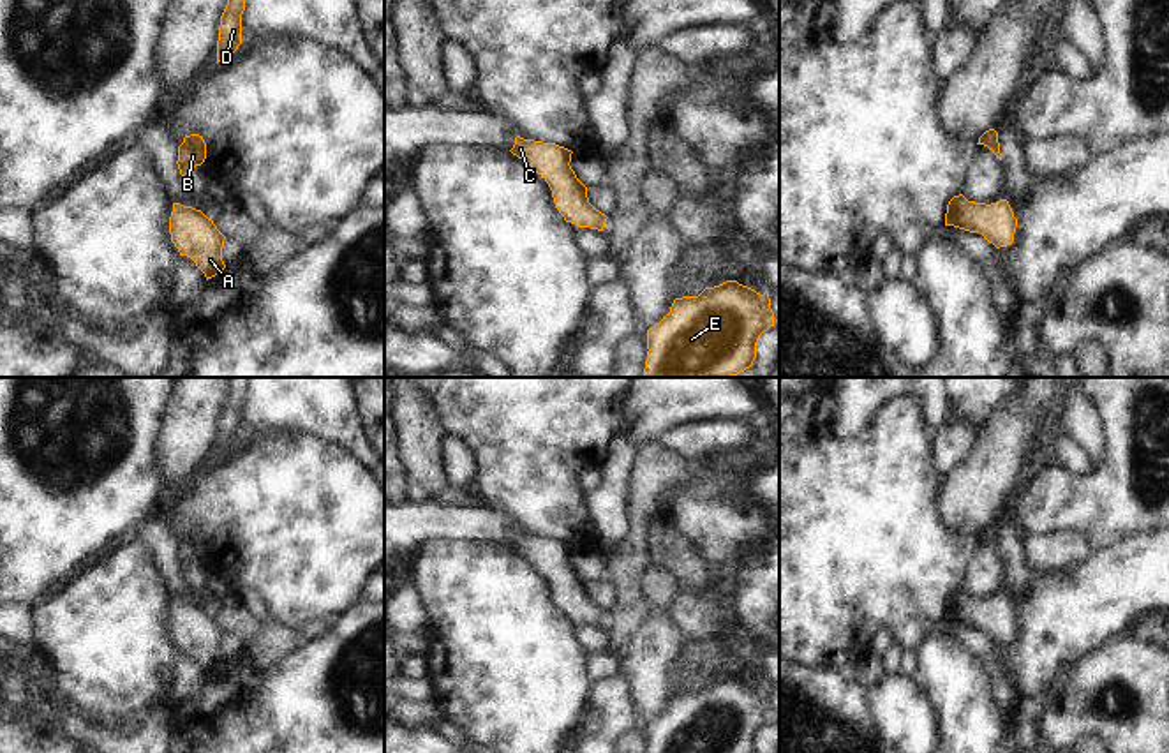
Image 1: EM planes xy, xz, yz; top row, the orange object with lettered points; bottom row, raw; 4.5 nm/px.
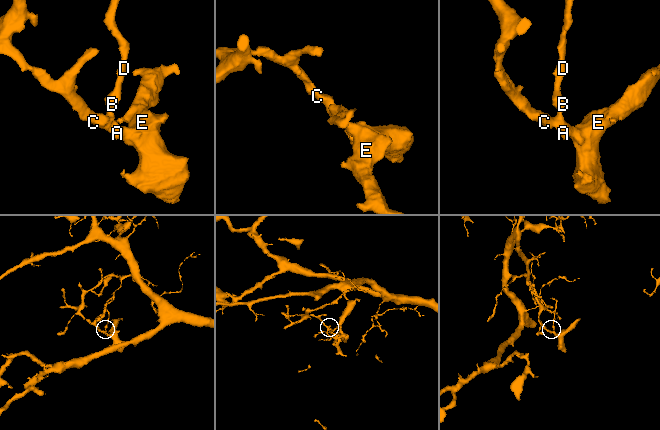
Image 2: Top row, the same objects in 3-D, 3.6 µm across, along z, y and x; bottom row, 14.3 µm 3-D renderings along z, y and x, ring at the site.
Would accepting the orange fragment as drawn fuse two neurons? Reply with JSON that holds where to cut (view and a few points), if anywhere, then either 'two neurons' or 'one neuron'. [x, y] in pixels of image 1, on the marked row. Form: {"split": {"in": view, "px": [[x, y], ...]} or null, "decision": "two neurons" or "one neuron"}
{"split": null, "decision": "one neuron"}

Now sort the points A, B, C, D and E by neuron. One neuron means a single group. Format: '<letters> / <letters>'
A B C D E

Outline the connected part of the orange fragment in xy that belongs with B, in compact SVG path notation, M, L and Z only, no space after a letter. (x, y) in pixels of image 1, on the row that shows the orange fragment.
M190 134L183 138L183 143L178 146L178 169L182 178L196 166L201 166L206 159L206 143L203 136Z

